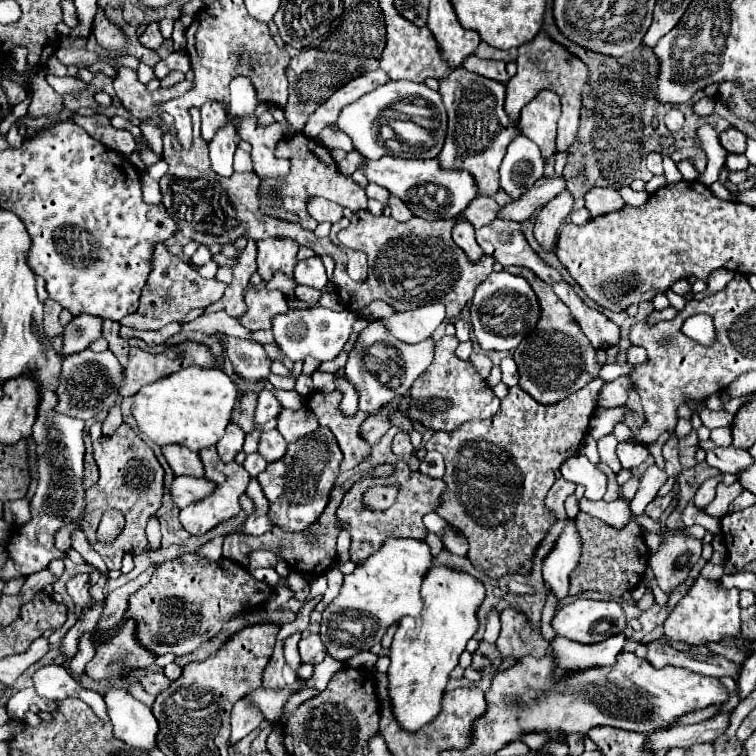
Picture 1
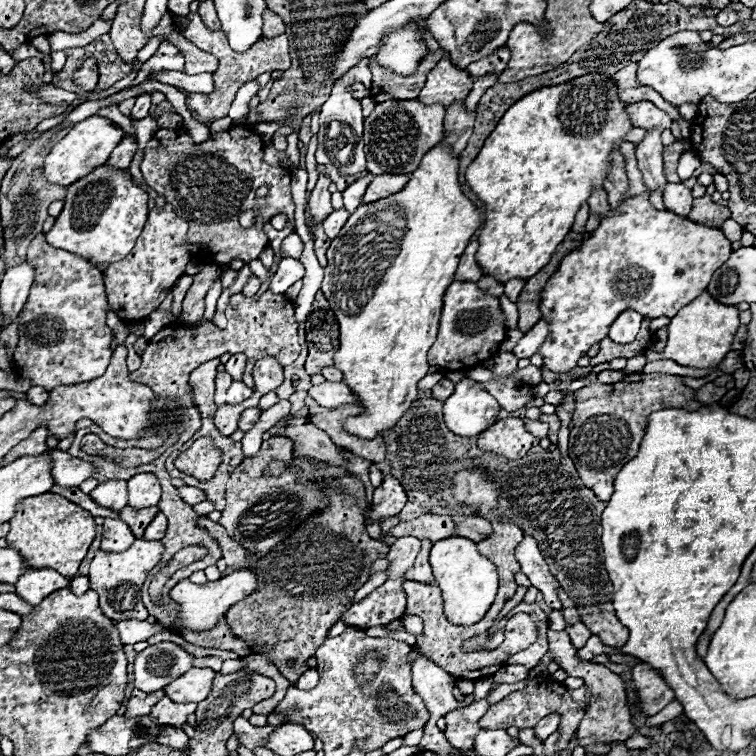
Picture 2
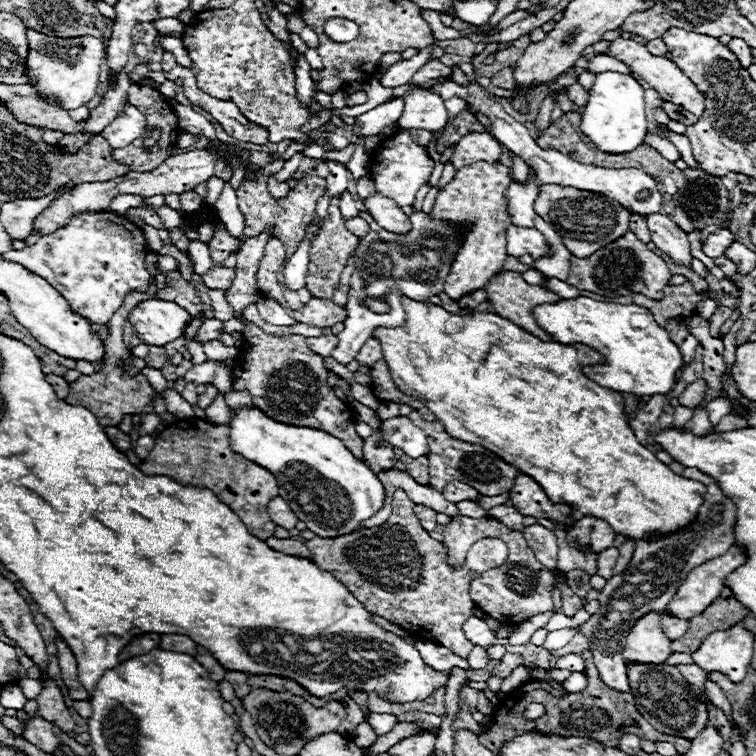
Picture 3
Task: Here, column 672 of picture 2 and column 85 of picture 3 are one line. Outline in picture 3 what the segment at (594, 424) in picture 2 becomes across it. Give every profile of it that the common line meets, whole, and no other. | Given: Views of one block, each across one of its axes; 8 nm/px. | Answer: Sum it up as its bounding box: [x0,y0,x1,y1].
[64,252,158,426]

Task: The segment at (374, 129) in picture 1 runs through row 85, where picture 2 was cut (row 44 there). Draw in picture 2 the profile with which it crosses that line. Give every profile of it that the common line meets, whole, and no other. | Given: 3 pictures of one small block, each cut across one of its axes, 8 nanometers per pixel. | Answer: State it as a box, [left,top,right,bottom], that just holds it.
[374,24,428,74]

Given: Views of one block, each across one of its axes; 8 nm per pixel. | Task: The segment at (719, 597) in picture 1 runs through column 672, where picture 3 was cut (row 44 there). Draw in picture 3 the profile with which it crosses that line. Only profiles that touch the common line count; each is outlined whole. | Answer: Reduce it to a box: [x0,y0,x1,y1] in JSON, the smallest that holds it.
[604,38,704,116]

